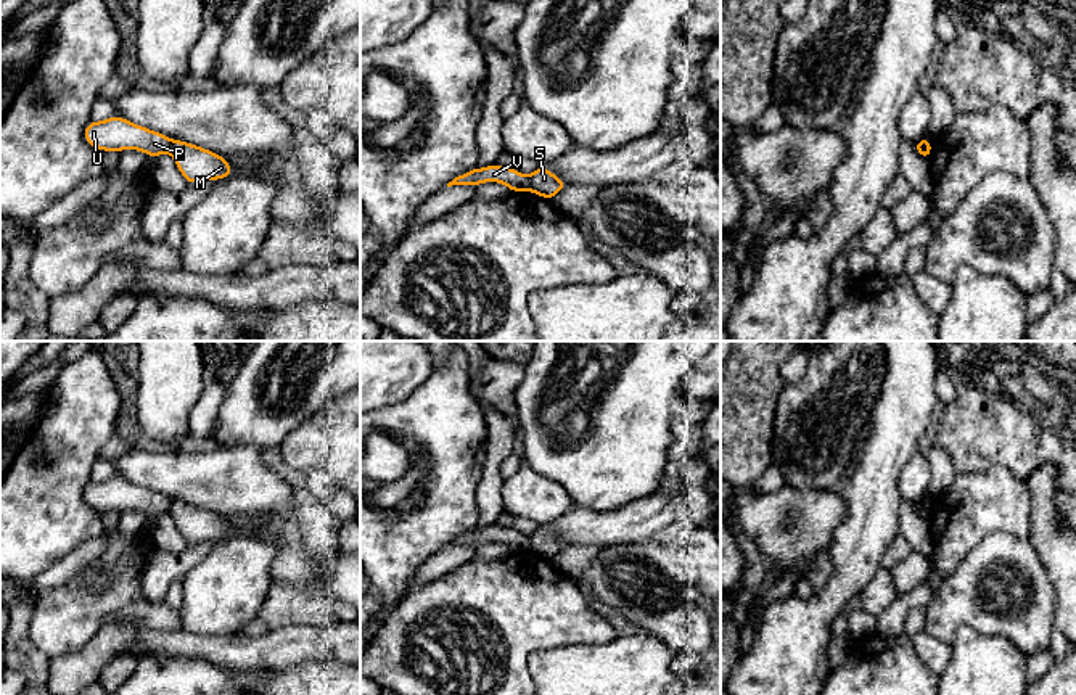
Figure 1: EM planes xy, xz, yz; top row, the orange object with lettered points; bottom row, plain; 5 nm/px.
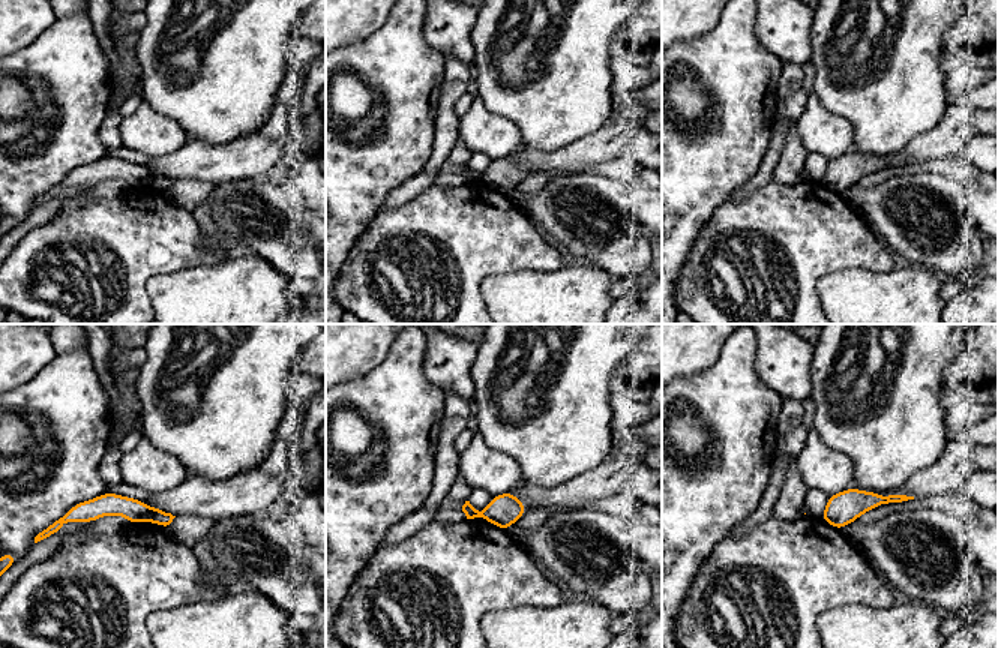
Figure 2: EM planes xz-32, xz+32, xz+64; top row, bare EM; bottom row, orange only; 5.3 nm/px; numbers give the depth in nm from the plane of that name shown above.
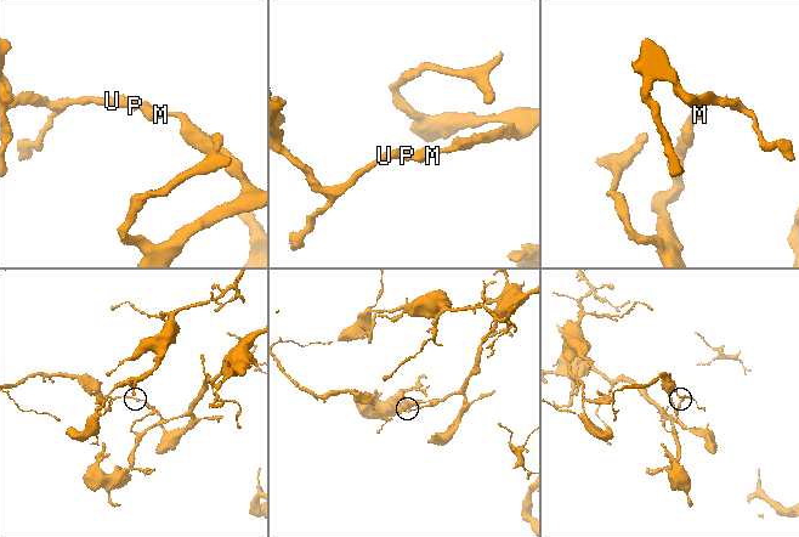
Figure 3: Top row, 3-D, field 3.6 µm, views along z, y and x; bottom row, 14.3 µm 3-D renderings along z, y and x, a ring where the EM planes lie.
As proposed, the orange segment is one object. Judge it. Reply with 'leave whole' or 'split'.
split

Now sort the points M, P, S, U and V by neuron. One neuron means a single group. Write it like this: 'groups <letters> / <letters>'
groups M S / P U V

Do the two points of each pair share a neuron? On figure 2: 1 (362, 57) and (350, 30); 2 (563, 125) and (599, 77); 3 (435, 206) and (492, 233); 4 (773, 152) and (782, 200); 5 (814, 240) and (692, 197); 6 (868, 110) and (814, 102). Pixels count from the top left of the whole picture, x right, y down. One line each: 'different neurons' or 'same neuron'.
1: different neurons
2: same neuron
3: same neuron
4: different neurons
5: different neurons
6: different neurons

